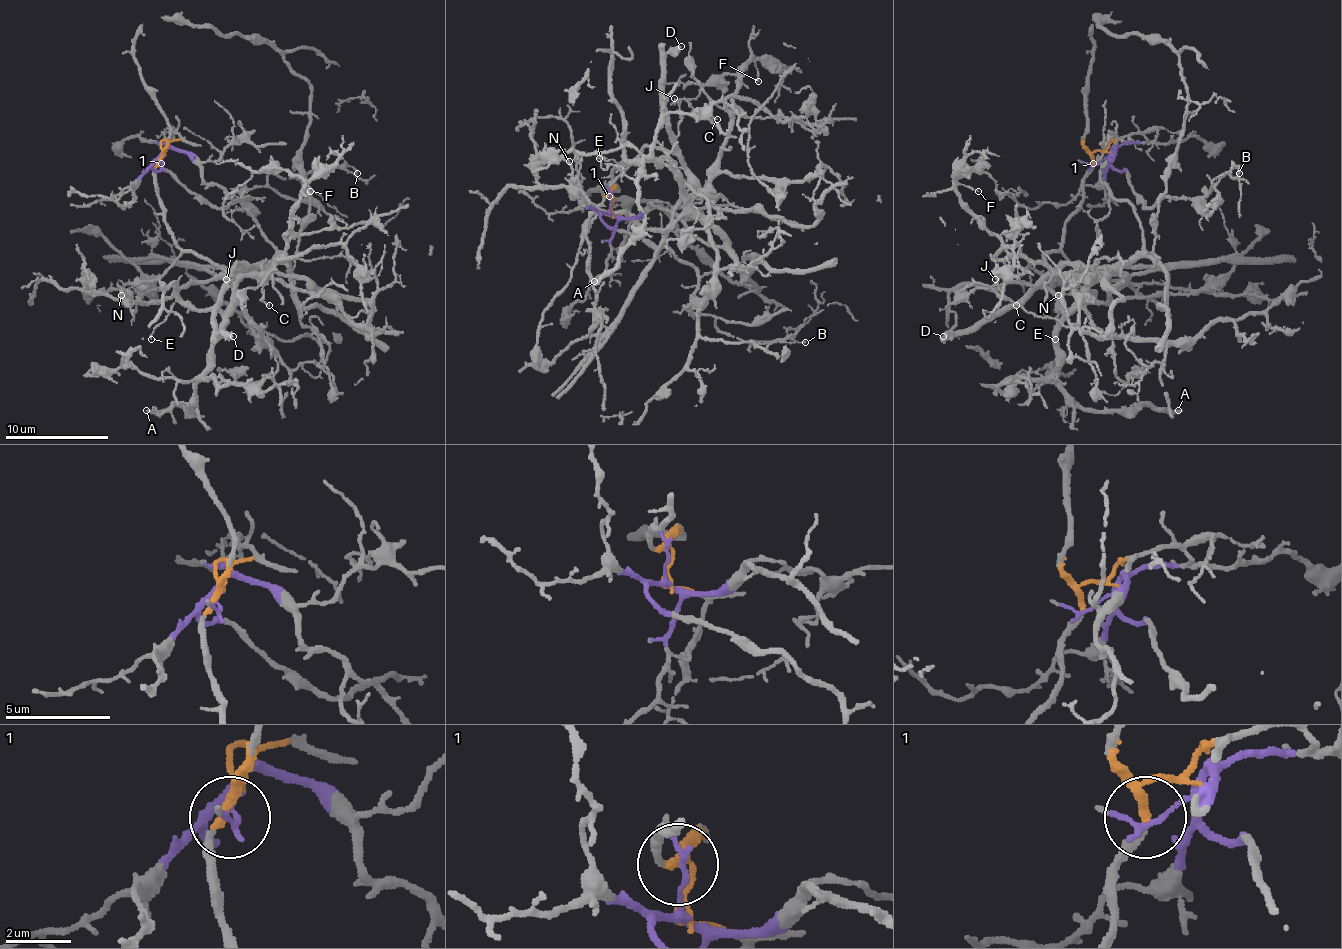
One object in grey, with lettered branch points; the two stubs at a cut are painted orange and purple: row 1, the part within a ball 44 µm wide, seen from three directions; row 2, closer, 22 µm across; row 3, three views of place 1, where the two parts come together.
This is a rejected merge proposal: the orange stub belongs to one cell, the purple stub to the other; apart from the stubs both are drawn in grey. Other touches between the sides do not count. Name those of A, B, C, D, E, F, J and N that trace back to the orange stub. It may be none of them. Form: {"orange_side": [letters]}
{"orange_side": ["D", "J"]}

